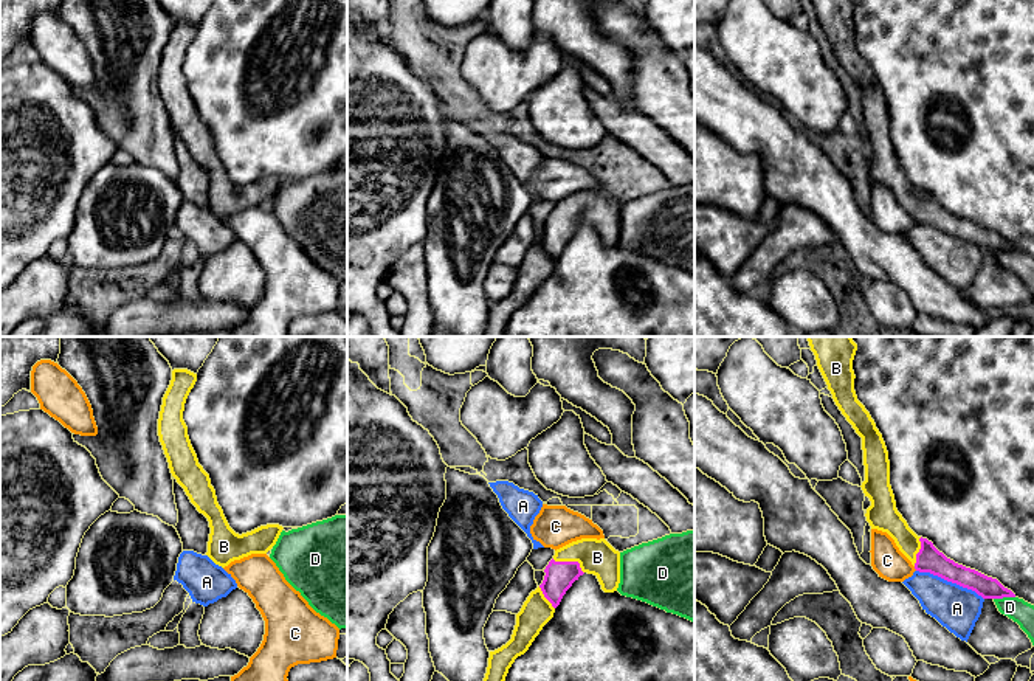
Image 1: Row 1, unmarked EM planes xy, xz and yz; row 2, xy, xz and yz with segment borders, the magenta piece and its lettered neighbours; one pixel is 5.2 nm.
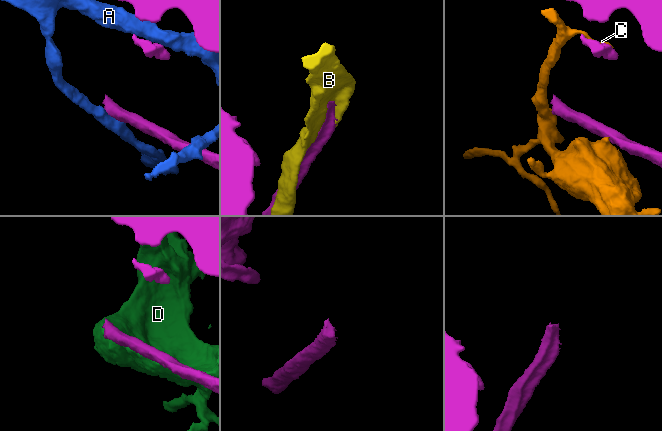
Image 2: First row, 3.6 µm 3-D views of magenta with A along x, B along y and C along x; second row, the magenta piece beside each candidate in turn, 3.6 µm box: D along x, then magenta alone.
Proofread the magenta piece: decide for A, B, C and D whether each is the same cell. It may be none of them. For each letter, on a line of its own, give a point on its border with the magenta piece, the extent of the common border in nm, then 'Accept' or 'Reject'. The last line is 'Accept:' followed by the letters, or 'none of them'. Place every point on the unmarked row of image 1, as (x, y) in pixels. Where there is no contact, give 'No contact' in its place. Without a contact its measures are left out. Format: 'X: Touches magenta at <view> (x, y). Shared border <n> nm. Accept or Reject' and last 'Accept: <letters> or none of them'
A: Touches magenta at yz (951, 233). Shared border 380 nm. Reject
B: Touches magenta at xz (571, 214). Shared border 180 nm. Accept
C: Touches magenta at yz (915, 221). Shared border 30 nm. Reject
D: Touches magenta at yz (1003, 248). Shared border 110 nm. Reject
Accept: B

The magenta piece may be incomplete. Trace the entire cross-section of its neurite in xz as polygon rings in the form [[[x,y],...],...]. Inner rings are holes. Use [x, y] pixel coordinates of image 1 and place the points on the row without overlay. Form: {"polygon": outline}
{"polygon": [[[581,191],[557,202],[544,225],[543,236],[530,245],[516,267],[512,292],[490,304],[482,337],[504,337],[515,312],[529,302],[543,279],[553,270],[566,244],[580,228],[594,226],[605,245],[617,244],[620,205],[605,191]]]}

